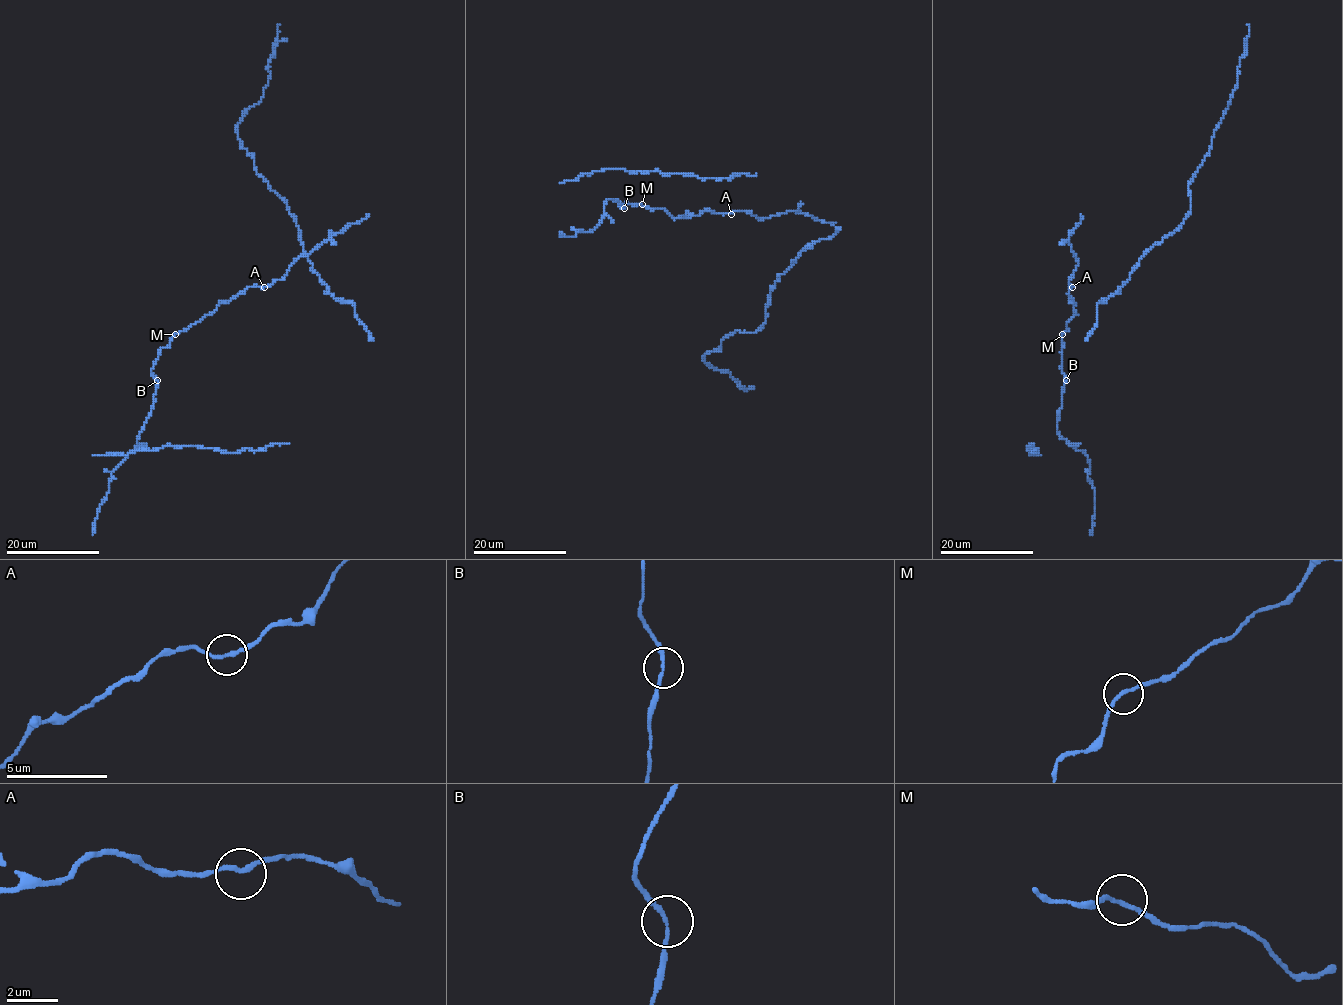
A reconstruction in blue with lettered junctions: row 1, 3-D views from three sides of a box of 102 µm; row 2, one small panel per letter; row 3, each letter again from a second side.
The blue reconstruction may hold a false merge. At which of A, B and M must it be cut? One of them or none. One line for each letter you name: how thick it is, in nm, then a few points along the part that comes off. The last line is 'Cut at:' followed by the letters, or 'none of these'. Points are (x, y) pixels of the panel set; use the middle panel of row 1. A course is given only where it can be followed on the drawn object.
Cut at: none of these

